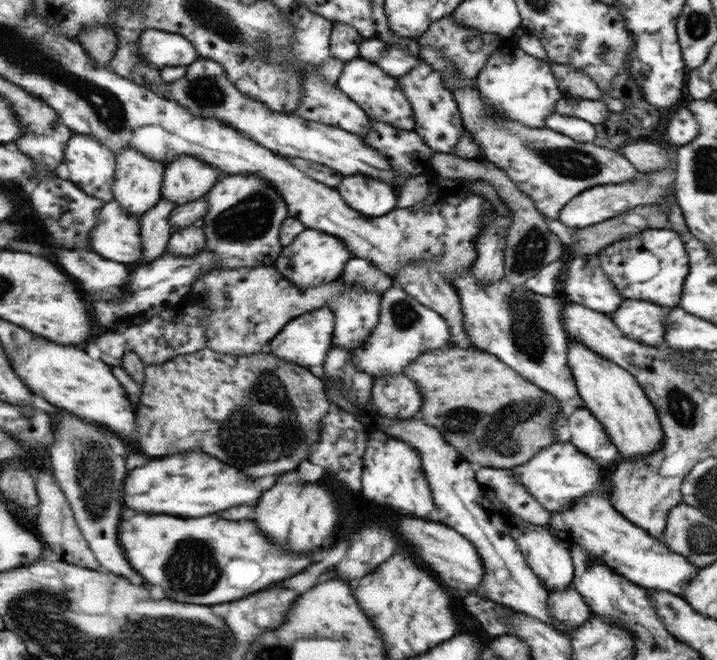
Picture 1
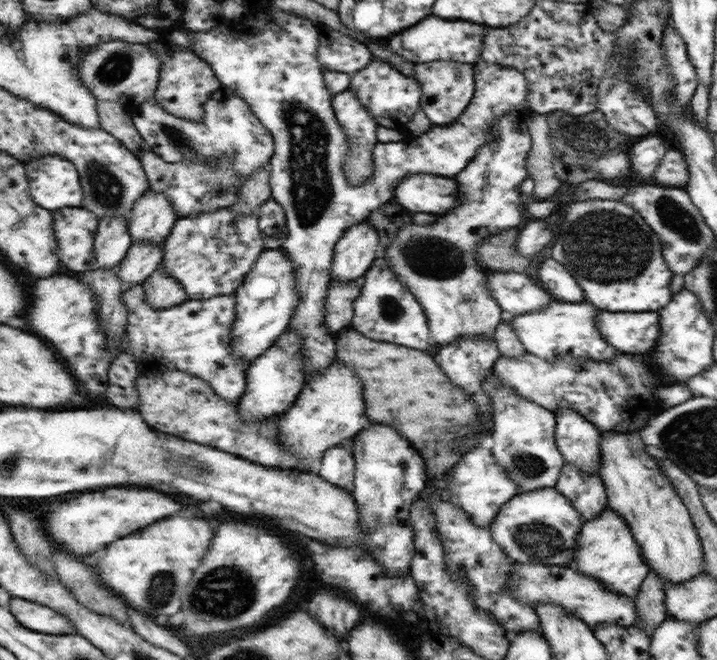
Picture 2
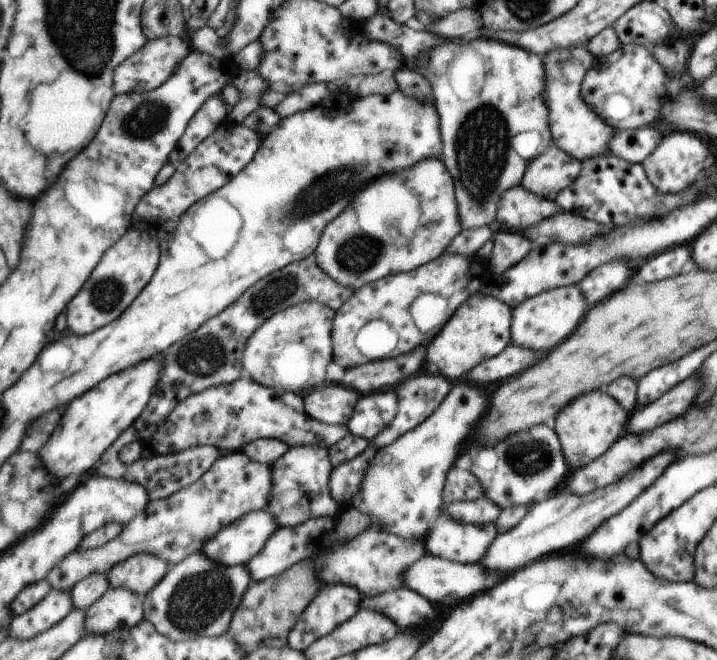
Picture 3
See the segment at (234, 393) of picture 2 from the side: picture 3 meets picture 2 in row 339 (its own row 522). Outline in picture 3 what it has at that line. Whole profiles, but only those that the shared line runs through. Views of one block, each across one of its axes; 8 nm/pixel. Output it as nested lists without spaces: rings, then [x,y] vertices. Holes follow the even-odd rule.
[[[244,451],[226,452],[216,459],[215,464],[198,478],[193,484],[186,486],[164,499],[150,500],[148,507],[141,511],[129,524],[124,525],[123,532],[103,546],[97,548],[79,547],[68,554],[51,572],[48,580],[52,586],[59,590],[72,590],[72,588],[91,574],[105,574],[128,558],[136,554],[160,555],[171,565],[179,564],[185,558],[202,550],[207,542],[221,532],[227,525],[244,517],[245,514],[265,510],[269,506],[273,490],[273,465],[261,464],[248,458]]]

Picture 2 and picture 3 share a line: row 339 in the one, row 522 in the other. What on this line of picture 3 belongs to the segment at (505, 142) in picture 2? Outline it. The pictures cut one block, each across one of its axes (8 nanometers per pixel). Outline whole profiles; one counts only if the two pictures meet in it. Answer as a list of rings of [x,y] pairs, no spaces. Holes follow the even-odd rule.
[[[442,511],[429,530],[425,551],[431,556],[459,564],[478,562],[488,552],[496,534],[494,524],[475,526],[458,523],[448,511]]]

